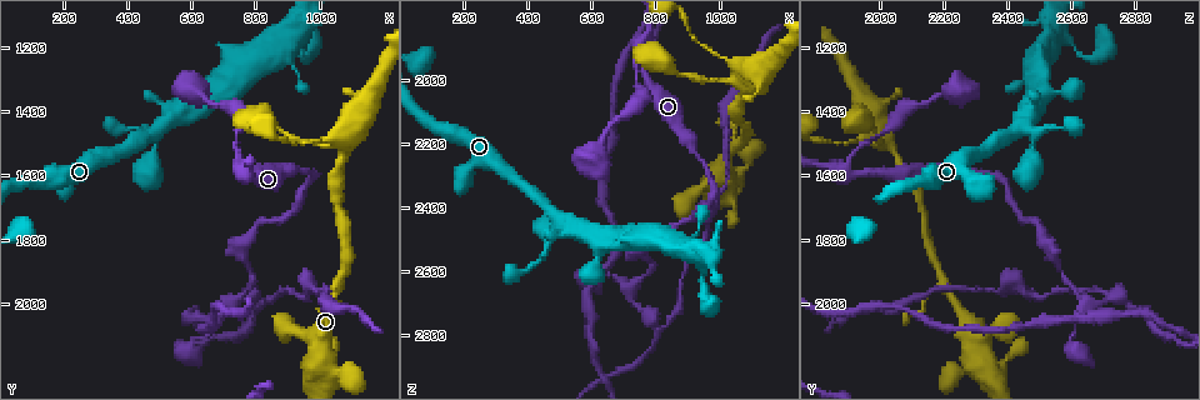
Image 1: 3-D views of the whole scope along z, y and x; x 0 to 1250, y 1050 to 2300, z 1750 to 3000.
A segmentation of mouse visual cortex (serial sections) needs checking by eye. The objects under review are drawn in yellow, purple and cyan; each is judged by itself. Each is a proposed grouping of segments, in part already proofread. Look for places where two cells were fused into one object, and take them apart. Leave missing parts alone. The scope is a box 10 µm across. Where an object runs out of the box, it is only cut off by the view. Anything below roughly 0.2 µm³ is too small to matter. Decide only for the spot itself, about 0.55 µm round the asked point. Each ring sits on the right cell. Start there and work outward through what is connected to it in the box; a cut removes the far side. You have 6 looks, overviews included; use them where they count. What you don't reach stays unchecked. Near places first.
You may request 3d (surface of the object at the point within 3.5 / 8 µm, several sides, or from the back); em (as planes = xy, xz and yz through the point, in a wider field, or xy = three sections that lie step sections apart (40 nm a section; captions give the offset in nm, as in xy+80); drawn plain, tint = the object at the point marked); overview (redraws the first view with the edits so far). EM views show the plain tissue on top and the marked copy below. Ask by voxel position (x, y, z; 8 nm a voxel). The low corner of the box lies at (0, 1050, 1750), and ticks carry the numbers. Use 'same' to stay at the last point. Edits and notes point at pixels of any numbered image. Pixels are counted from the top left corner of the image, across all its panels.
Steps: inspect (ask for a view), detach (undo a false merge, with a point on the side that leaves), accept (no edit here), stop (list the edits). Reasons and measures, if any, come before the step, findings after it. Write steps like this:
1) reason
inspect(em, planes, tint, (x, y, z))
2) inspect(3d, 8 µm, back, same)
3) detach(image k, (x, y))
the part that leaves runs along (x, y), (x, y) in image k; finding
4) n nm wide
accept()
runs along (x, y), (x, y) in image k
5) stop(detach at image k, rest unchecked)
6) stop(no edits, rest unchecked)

thick turns thin
inspect(3d, 3.5 µm, (770, 1850, 2540))

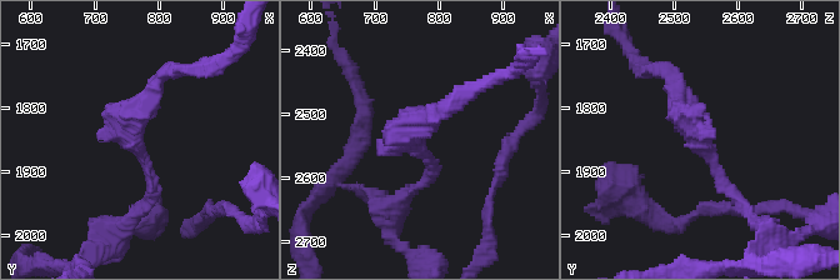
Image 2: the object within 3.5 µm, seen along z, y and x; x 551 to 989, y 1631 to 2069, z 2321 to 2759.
arms of 150, 250 nm
inspect(em, xy, step 3, tint, (770, 1860, 2545))

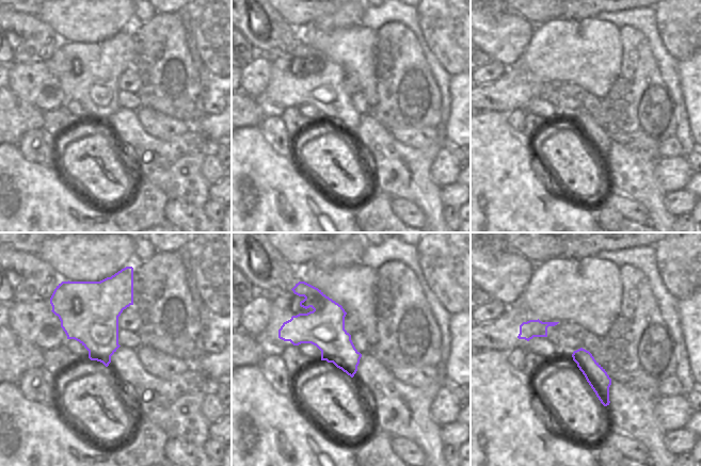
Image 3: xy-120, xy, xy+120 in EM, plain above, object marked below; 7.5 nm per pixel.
accept()
runs along (669, 75), (724, 186), (746, 209) in image 2; one cell here

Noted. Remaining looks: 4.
three arms meet
inspect(3d, 3.5 µm, (490, 1450, 2440))

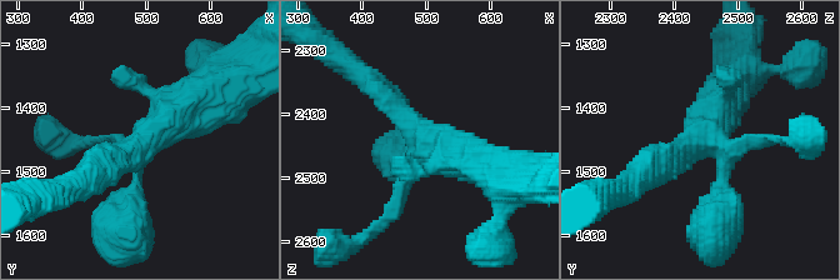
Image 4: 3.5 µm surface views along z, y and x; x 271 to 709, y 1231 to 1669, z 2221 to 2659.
need the tissue
inspect(em, xy, step 5, tint, (500, 1450, 2435))

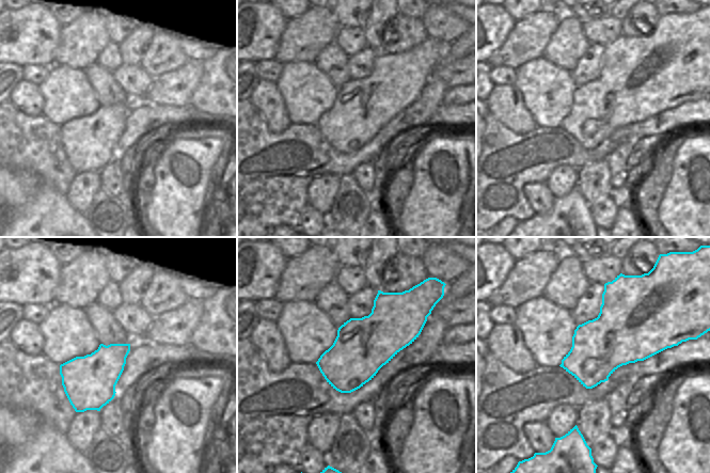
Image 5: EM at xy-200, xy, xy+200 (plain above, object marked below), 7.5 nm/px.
accept()
runs along (373, 84), (438, 148), (488, 166) in image 4; all the same cell

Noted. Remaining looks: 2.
a fork
inspect(em, xy, step 1, tint, (800, 1990, 2760))

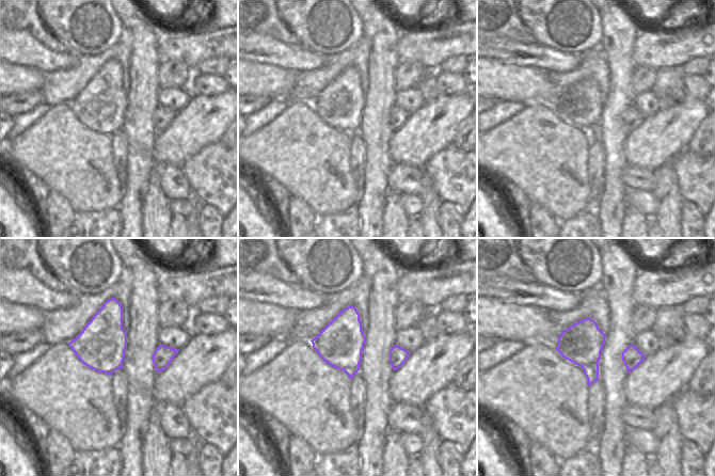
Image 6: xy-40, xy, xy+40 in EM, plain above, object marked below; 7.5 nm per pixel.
inspect(3d, 3.5 µm, same)

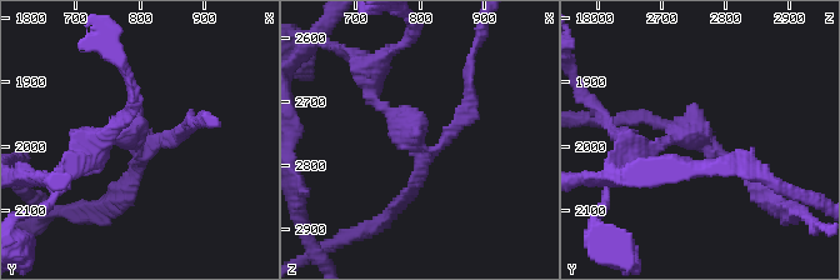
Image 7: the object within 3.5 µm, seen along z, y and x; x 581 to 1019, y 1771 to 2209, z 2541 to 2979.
detach(image 7, (125, 181))
two cells meet here

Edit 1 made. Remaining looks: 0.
stop(detach at image 7, rest unchecked)

